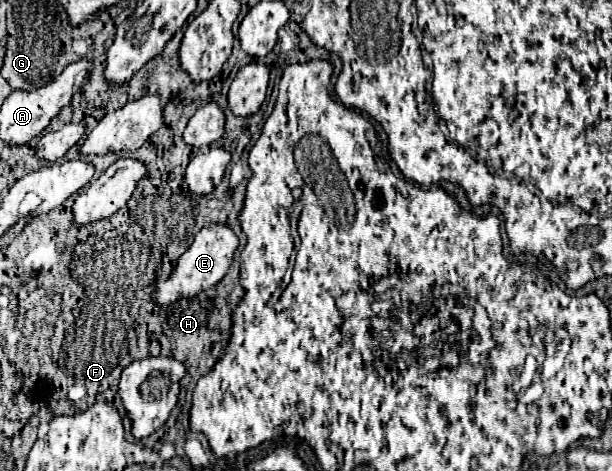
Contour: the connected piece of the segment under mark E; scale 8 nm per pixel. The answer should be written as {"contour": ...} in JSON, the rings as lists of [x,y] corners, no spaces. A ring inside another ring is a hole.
{"contour":[[[216,225],[212,229],[200,229],[198,235],[194,237],[194,243],[182,253],[182,257],[178,259],[178,265],[174,265],[170,277],[166,281],[156,283],[152,299],[160,307],[170,307],[178,299],[196,297],[198,293],[216,285],[226,275],[236,247],[238,247],[238,237],[232,233],[232,229],[228,225]]]}

